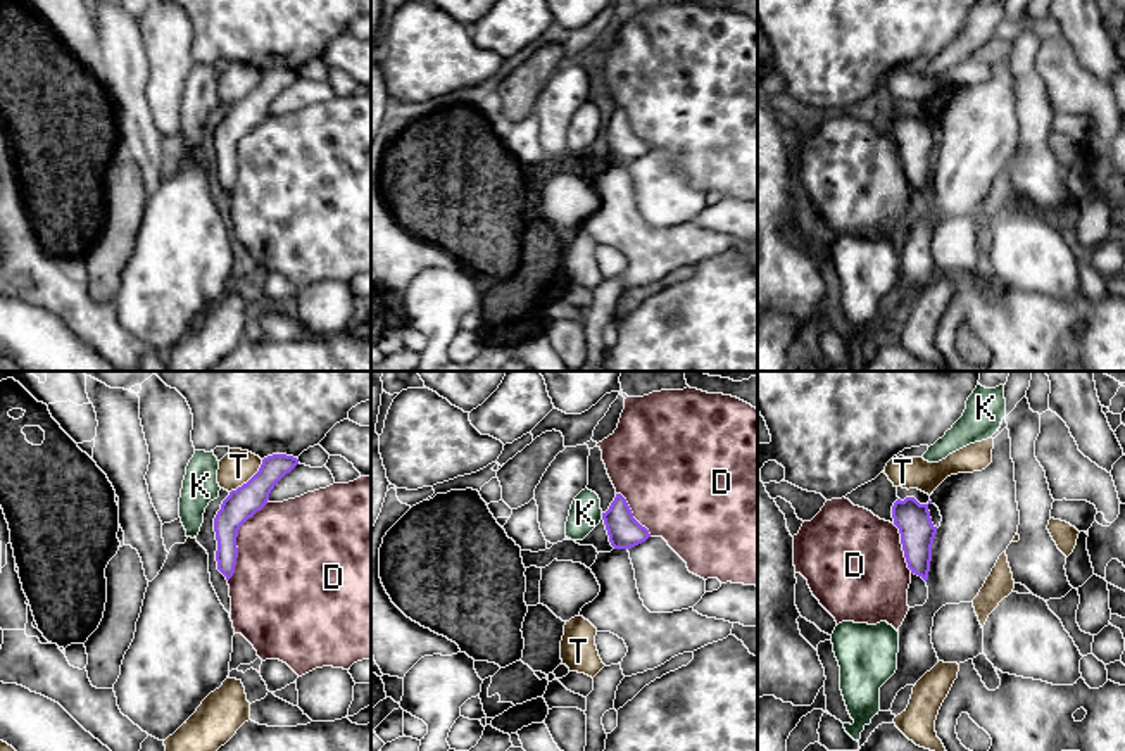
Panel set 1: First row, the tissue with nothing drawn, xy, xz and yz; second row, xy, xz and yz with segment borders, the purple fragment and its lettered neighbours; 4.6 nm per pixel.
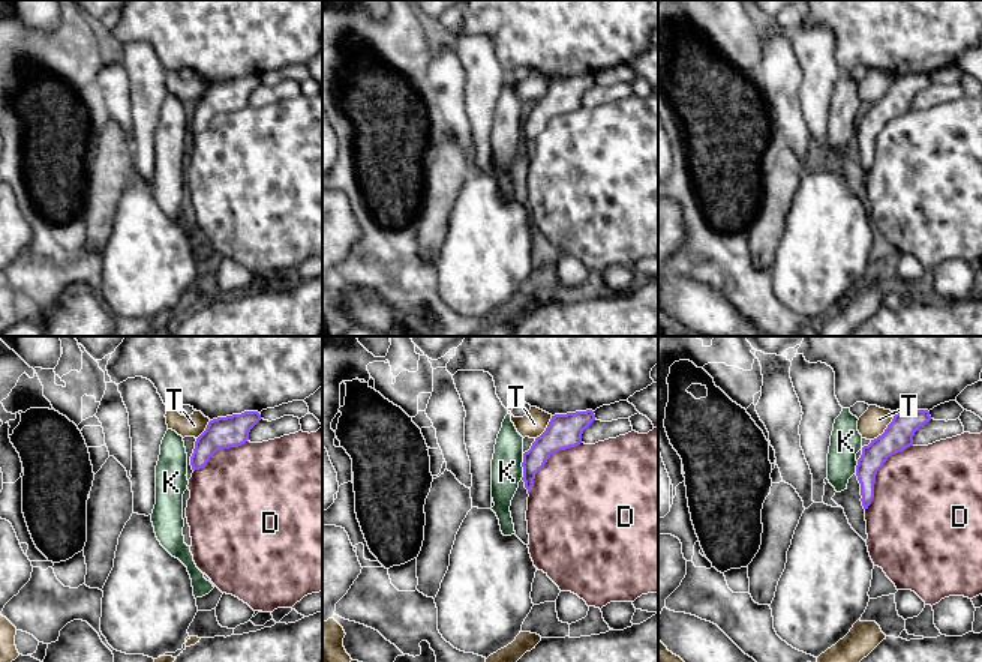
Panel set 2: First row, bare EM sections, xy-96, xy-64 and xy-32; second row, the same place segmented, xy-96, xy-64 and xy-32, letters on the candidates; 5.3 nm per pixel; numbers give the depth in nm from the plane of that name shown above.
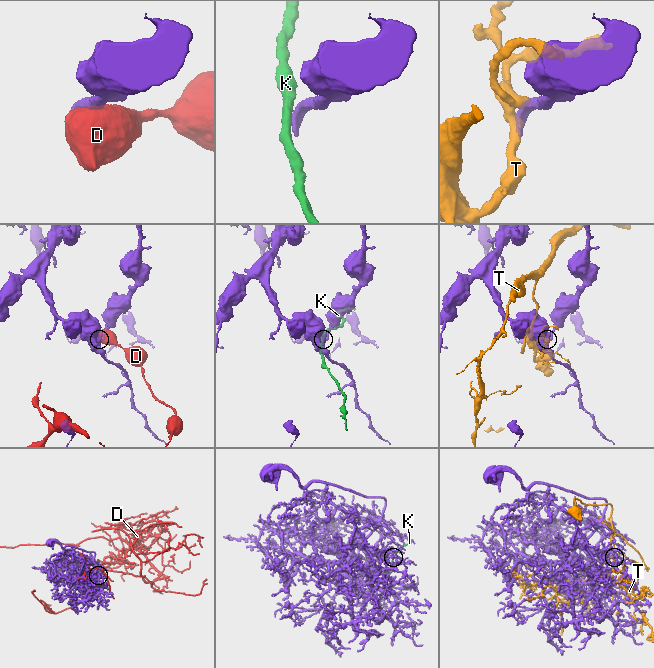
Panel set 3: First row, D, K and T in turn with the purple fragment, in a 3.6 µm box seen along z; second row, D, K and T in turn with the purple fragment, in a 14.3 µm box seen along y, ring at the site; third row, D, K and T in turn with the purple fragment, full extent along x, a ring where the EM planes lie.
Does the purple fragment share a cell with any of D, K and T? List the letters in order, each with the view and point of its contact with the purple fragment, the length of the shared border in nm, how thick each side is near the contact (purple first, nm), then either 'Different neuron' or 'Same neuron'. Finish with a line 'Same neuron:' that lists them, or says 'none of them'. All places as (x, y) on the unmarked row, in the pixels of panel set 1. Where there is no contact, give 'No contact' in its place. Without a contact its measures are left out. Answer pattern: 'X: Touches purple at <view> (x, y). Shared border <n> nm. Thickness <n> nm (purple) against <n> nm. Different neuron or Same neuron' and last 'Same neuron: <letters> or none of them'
D: Touches purple at xy (235, 154). Shared border 420 nm. Thickness 150 nm (purple) against 460 nm. Different neuron
K: Touches purple at xz (603, 130). Shared border 30 nm. Thickness 160 nm (purple) against 150 nm. Different neuron
T: Touches purple at xy (251, 92). Shared border 220 nm. Thickness 150 nm (purple) against 160 nm. Different neuron
Same neuron: none of them

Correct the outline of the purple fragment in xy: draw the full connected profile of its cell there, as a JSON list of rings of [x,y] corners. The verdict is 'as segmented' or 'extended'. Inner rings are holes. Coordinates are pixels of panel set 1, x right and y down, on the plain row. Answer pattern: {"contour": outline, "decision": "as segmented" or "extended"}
{"contour": [[[273,67],[262,73],[259,85],[242,100],[231,104],[214,131],[217,154],[217,183],[229,193],[238,171],[236,150],[240,140],[261,124],[274,98],[299,78],[299,73],[286,67]]], "decision": "as segmented"}

